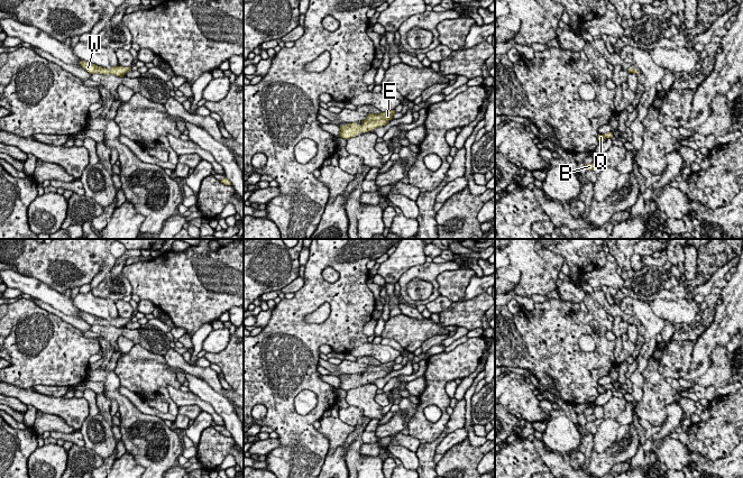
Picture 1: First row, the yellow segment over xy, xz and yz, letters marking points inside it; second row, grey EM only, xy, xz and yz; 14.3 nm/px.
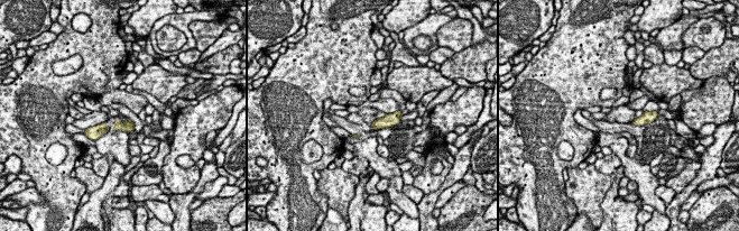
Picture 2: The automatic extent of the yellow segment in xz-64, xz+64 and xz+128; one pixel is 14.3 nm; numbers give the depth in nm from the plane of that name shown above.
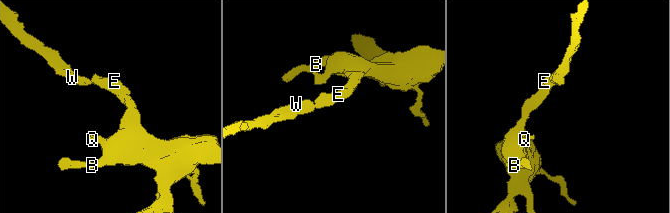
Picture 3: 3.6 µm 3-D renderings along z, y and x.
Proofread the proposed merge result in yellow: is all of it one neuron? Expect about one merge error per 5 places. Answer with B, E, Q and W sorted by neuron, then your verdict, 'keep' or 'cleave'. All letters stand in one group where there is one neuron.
B E Q W; keep

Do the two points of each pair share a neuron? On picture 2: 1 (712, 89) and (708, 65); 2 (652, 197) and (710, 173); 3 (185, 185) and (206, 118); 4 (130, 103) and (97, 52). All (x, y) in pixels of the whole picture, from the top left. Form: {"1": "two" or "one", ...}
{"1": "two", "2": "two", "3": "one", "4": "two"}

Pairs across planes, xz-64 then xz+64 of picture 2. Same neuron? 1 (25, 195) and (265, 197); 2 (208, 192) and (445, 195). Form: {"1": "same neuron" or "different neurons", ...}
{"1": "same neuron", "2": "same neuron"}

